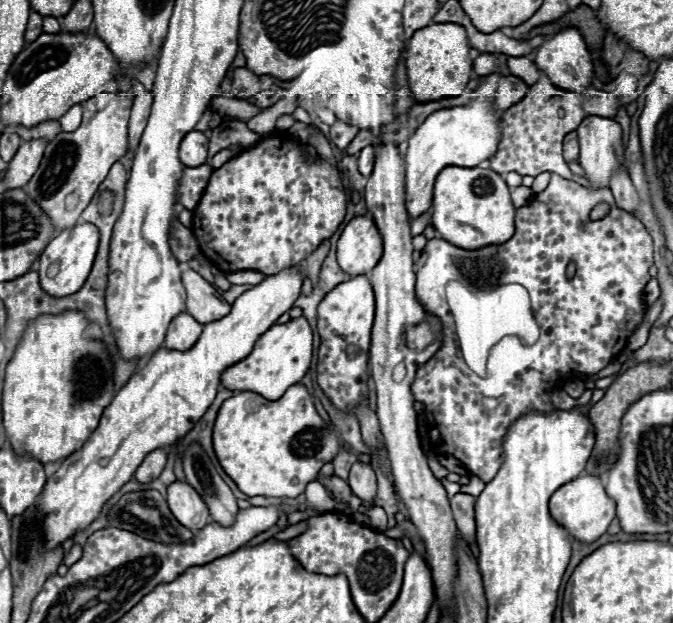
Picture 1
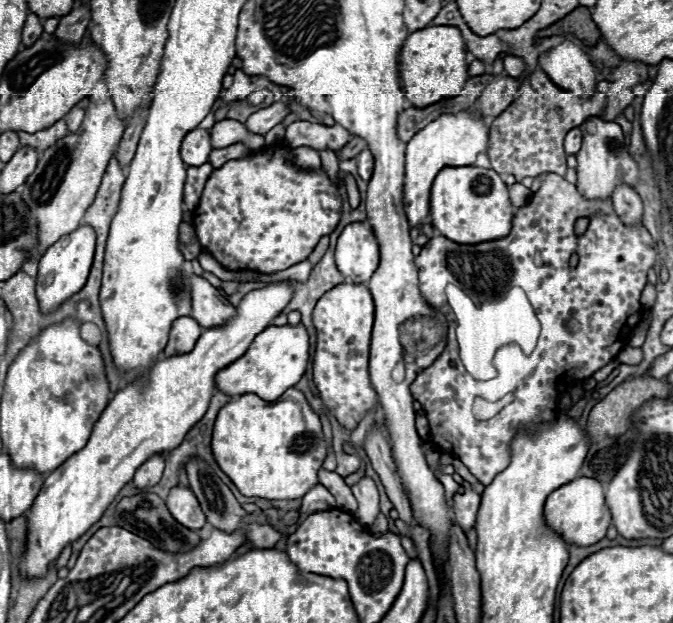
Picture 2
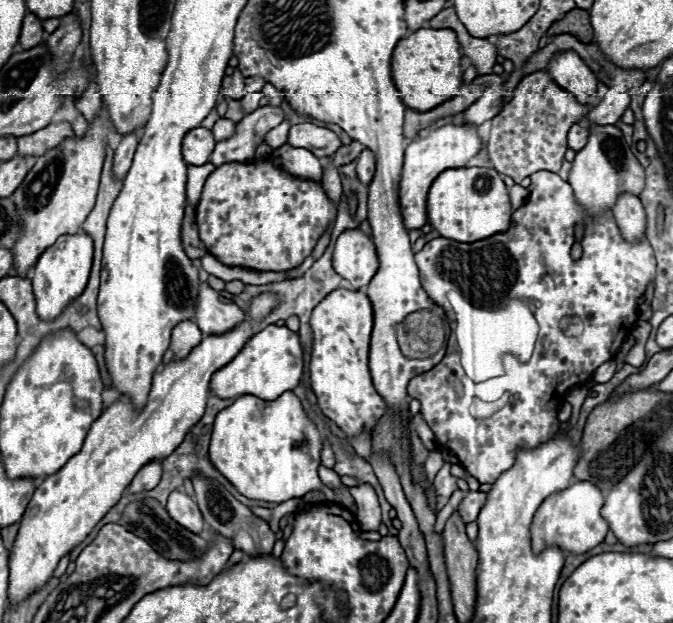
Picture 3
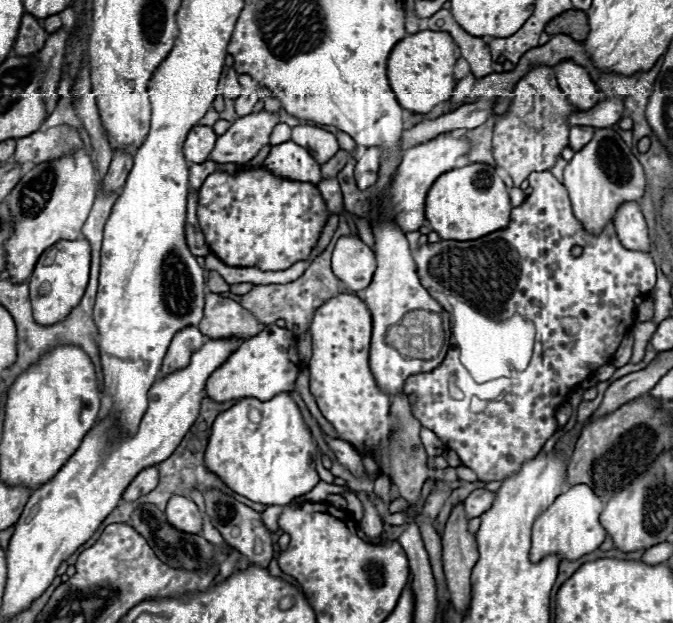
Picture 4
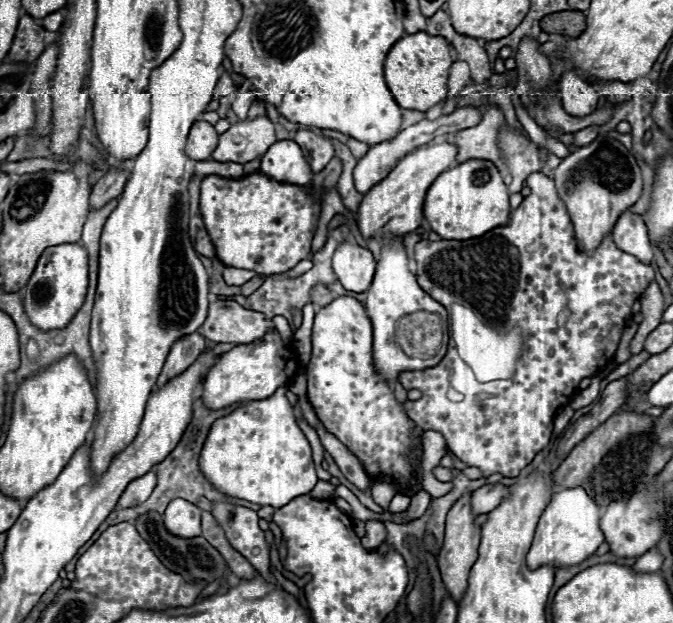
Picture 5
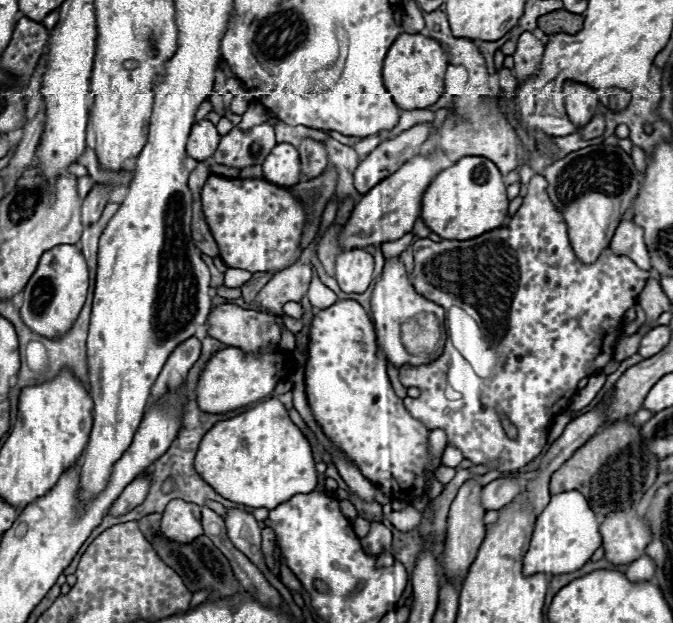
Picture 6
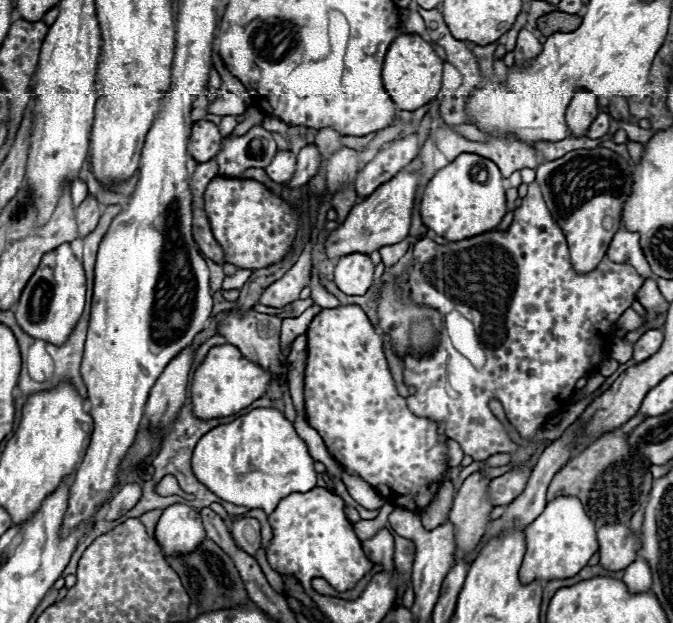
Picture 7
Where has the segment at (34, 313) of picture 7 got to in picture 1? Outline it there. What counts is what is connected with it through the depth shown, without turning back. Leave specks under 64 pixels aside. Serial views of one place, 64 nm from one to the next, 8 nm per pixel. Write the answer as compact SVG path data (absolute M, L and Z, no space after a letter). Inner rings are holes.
M80 222L80 224L64 230L56 238L52 238L40 256L38 274L40 274L42 290L54 298L62 298L62 296L68 296L68 294L74 294L76 290L80 290L92 270L92 264L94 264L94 258L98 252L98 244L100 244L100 232L90 222Z

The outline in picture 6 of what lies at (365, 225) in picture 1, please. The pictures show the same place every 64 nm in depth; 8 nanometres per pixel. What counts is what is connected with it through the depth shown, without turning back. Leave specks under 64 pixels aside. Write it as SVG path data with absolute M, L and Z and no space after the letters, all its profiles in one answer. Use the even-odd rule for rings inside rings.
M364 248L342 250L336 258L336 280L344 292L362 294L374 280L372 254Z

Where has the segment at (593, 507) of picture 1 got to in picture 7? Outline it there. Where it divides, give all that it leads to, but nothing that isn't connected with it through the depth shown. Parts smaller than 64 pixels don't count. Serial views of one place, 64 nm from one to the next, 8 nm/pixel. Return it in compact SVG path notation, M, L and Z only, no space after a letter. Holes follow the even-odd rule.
M558 496L548 502L544 512L526 528L526 554L520 568L520 580L528 584L532 580L548 582L554 578L570 578L588 564L596 550L596 526L586 514L580 498Z

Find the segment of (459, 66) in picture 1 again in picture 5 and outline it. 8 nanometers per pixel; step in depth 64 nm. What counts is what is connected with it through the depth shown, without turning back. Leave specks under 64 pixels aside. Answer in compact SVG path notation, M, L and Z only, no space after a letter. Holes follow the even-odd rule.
M428 32L406 34L392 46L384 62L384 76L390 92L404 110L426 112L448 98L448 74L454 64L450 50L452 46L444 36L430 36Z

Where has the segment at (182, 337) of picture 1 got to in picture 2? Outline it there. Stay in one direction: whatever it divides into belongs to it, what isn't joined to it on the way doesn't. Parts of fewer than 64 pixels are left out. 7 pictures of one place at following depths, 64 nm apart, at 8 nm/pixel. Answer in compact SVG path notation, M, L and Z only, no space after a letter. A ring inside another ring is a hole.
M180 316L174 320L172 330L170 330L170 340L168 346L164 348L164 354L184 354L184 350L192 350L196 340L204 328L190 316Z

